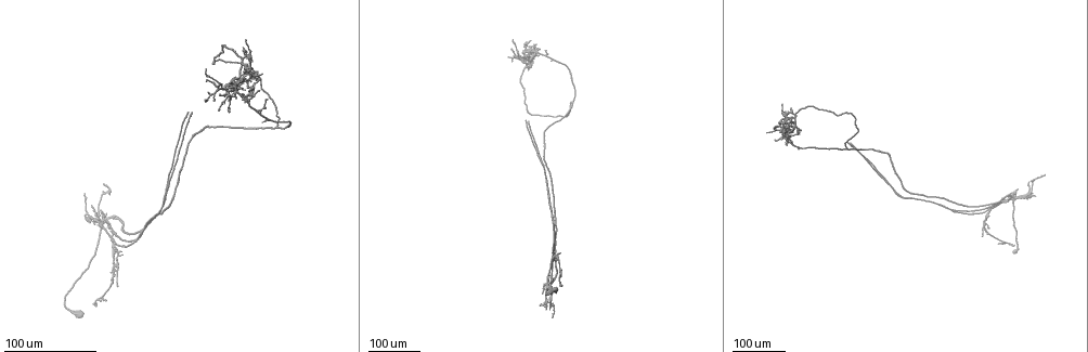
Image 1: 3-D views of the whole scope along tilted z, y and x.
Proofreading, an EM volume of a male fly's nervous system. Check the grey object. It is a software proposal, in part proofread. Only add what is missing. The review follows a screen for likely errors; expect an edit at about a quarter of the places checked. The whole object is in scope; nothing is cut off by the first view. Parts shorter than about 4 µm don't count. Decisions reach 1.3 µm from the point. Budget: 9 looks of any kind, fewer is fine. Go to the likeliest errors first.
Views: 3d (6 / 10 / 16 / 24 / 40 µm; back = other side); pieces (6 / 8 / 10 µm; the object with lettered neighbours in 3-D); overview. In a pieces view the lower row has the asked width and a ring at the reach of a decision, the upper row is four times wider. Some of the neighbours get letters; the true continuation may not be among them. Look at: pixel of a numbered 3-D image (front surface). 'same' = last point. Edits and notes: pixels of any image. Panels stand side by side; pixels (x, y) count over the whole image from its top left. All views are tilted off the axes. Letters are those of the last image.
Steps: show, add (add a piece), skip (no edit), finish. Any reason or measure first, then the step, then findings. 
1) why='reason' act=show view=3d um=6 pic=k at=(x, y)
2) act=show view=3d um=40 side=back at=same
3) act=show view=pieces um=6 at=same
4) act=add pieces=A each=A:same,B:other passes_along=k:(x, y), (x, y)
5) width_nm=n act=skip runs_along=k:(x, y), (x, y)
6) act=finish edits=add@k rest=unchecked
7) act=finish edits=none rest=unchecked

why='free end' act=show view=3d um=40 pic=1 at=(262, 74)

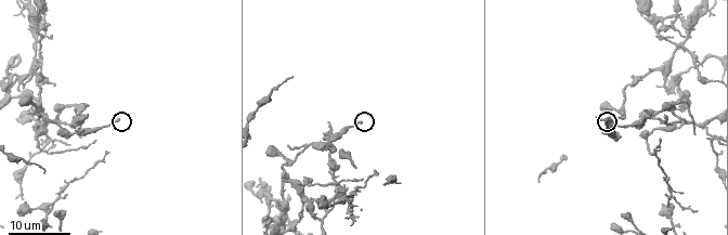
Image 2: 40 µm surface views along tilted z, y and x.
why='what lies round it' act=show view=pieces um=10 pic=2 at=(359, 120)

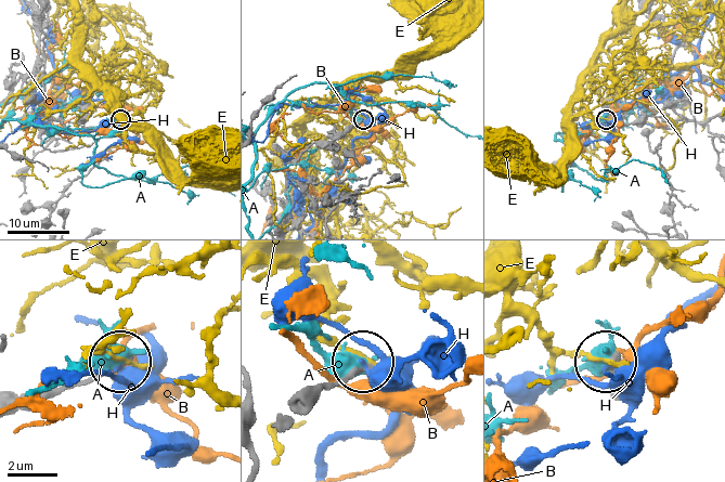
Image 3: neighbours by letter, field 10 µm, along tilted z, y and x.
act=skip each=A:other,B:other,E:other,H:other runs_along=3:(316, 400), (362, 367) found='no lettered piece goes on from it'

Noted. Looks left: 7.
why='an open end' act=show view=3d um=40 pic=1 at=(192, 111)

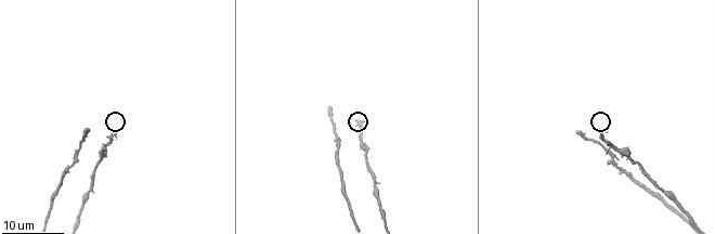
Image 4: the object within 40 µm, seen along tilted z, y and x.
why='zoom in' act=show view=3d um=10 pic=4 at=(355, 118)

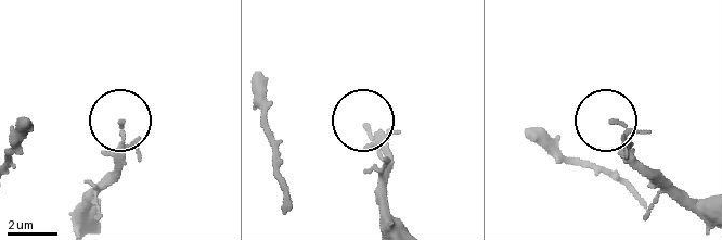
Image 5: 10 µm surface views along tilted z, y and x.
act=show view=pieces um=8 pic=5 at=(611, 121)

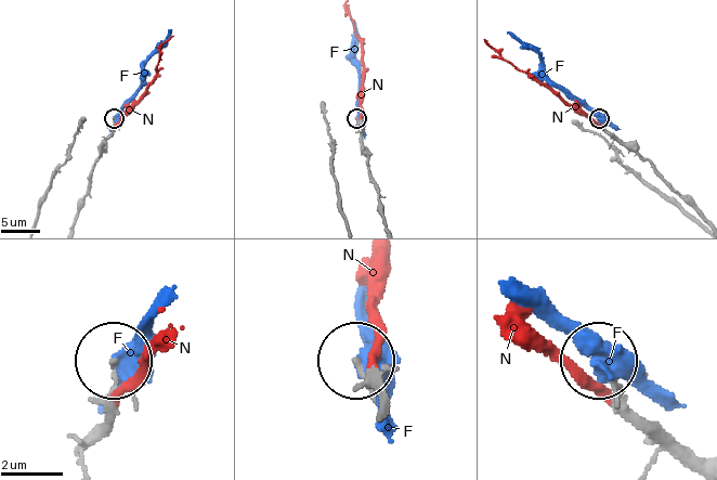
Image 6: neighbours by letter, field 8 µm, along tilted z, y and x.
act=add pieces=N each=F:other,N:same found='the neuron continues'

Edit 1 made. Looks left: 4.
why='free end' act=show view=3d um=24 pic=1 at=(793, 127)

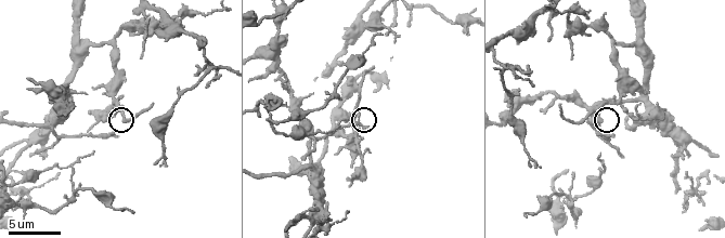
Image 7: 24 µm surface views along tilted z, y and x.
act=show view=pieces um=10 pic=7 at=(361, 114)

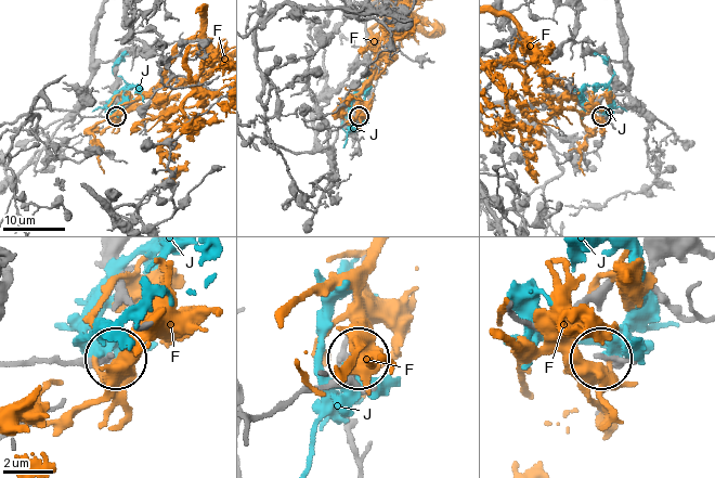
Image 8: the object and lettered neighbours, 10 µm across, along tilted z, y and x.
act=skip each=F:other,J:other runs_along=8:(16, 363), (92, 363), (111, 356) found='none of them fits'

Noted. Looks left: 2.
why='free end' act=show view=3d um=24 pic=1 at=(521, 53)

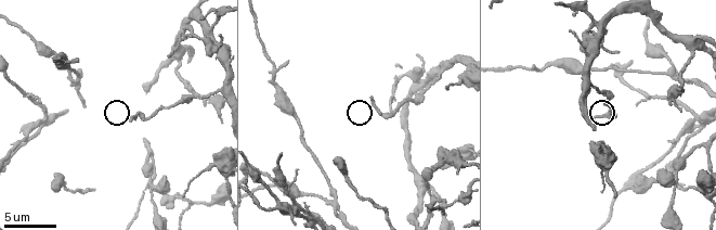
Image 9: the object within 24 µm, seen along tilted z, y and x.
act=show view=pieces um=6 pic=9 at=(131, 119)

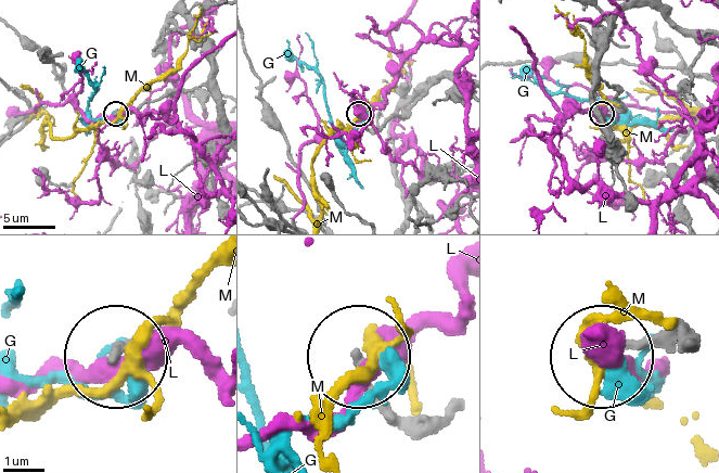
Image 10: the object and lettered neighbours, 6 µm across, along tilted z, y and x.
act=skip each=G:other,L:other,M:other runs_along=10:(219, 102), (214, 92), (201, 86), (117, 113) found='none of them fits'

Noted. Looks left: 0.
act=finish edits=add@6 rest=unchecked

